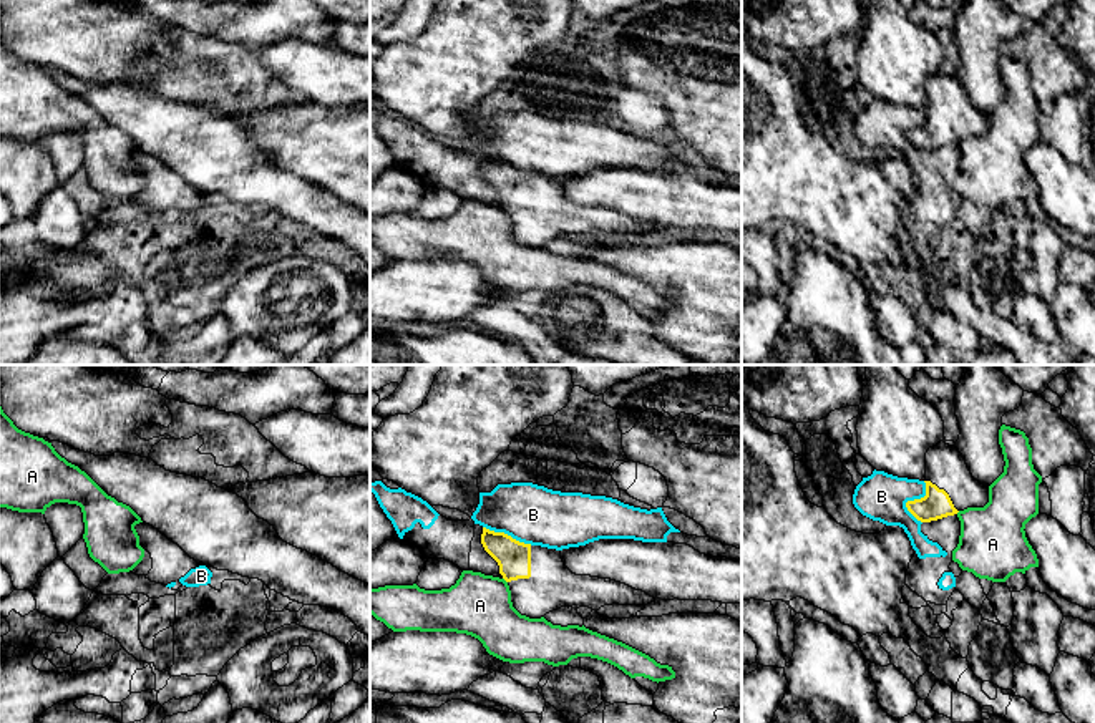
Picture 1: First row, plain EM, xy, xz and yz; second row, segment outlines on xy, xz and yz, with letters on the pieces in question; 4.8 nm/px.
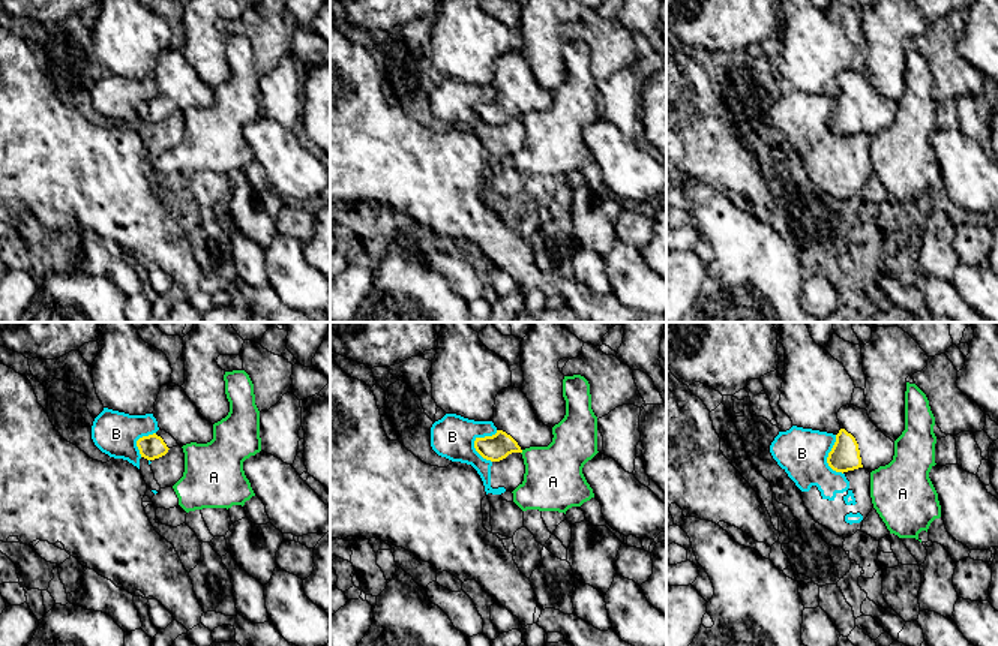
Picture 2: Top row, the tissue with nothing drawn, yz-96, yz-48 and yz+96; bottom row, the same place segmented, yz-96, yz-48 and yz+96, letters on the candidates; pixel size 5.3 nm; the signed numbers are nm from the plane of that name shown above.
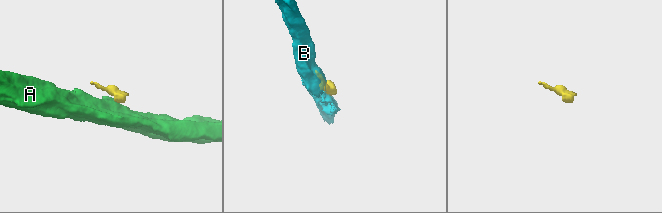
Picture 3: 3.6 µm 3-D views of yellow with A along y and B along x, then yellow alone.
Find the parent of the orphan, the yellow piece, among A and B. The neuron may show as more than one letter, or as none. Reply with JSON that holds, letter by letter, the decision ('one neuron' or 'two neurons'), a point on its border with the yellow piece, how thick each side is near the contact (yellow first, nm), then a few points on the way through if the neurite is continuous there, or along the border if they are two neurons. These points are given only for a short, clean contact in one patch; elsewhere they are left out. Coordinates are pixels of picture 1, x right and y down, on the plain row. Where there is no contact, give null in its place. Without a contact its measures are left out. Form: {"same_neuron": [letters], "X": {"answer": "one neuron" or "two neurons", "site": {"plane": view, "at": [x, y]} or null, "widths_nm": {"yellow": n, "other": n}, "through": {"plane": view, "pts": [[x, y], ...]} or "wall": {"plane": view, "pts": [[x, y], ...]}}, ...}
{"same_neuron": [], "A": {"answer": "two neurons", "site": {"plane": "xz", "at": [505, 208]}, "widths_nm": {"yellow": 160, "other": 300}, "wall": {"plane": "xz", "pts": [[503, 206], [506, 211]]}}, "B": {"answer": "two neurons", "site": {"plane": "yz", "at": [911, 130]}, "widths_nm": {"yellow": 140, "other": 240}}}

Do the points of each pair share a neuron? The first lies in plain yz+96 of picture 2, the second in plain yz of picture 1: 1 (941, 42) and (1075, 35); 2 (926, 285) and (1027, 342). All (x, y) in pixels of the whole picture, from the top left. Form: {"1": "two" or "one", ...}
{"1": "two", "2": "two"}

